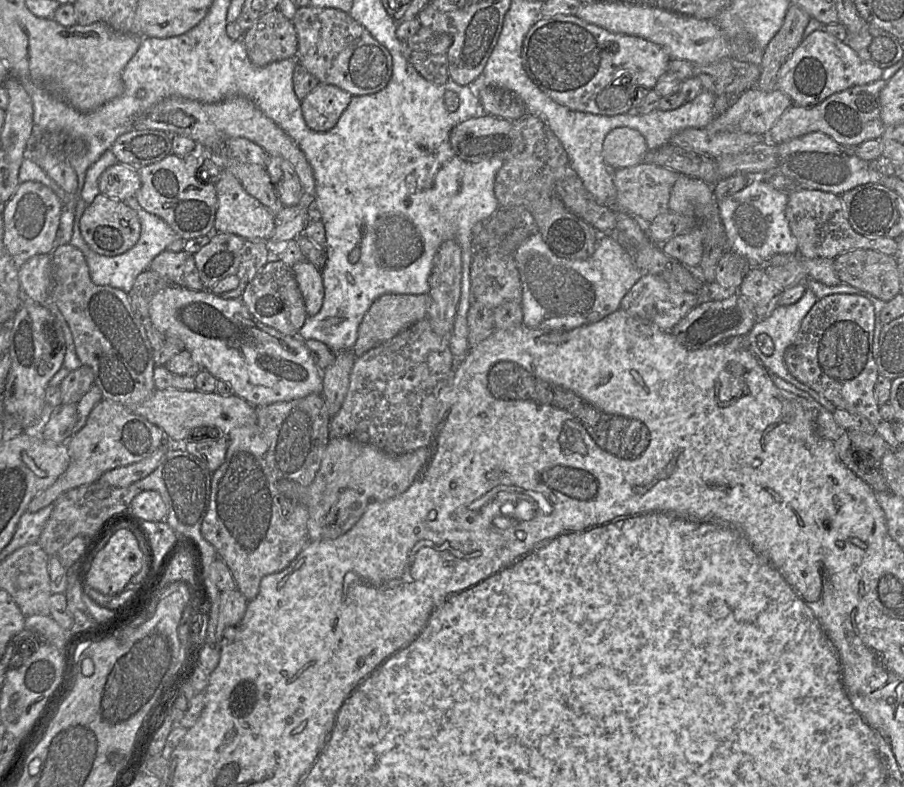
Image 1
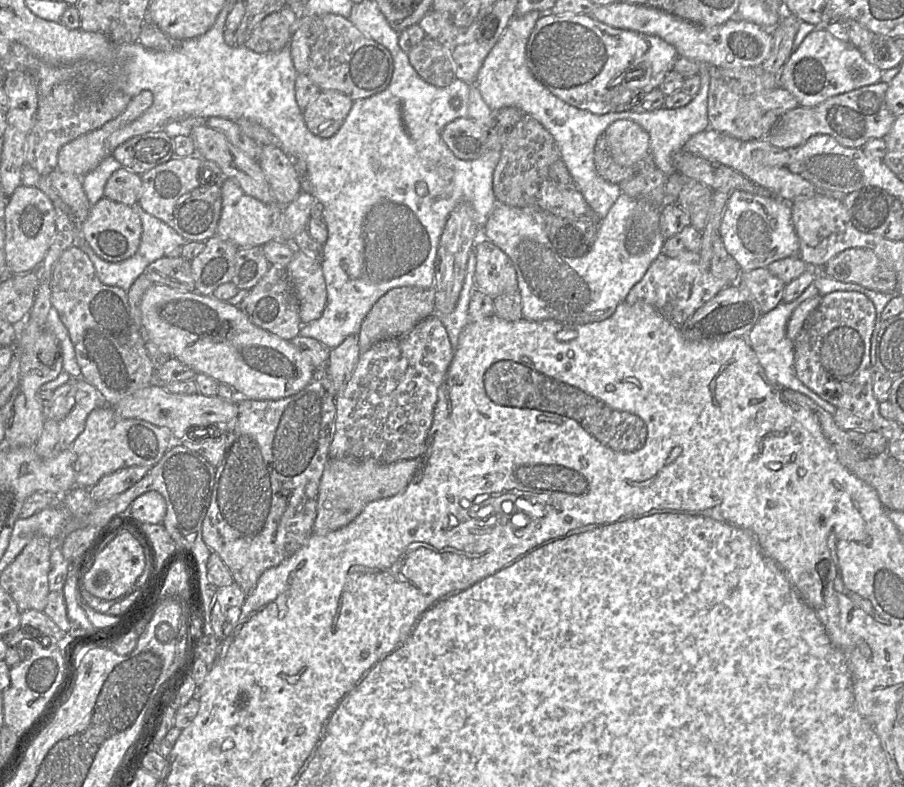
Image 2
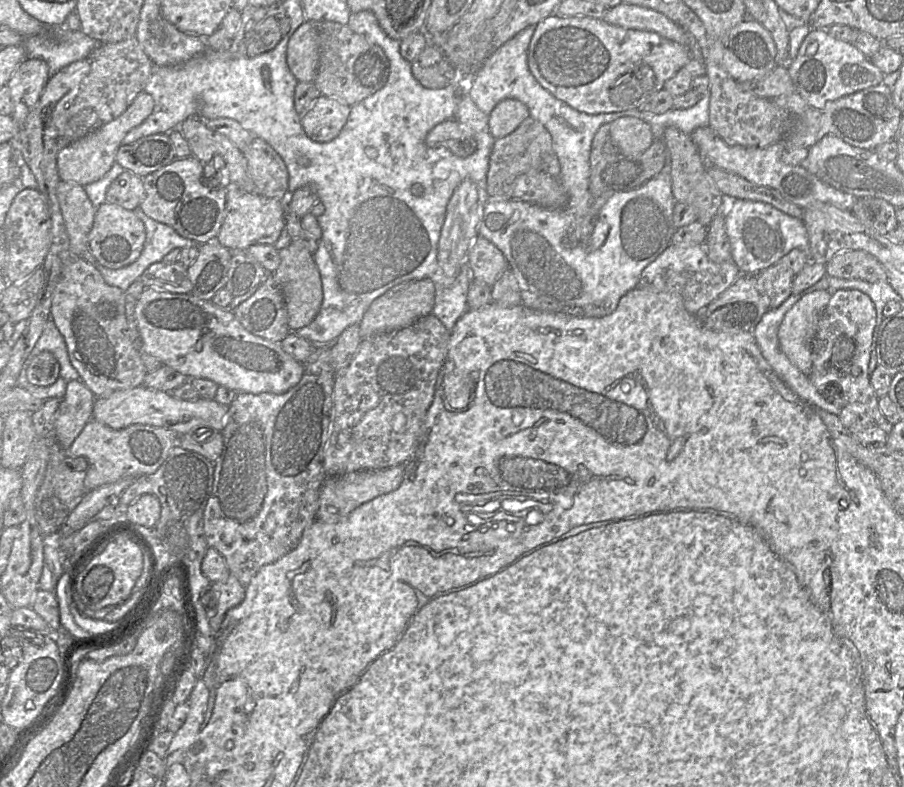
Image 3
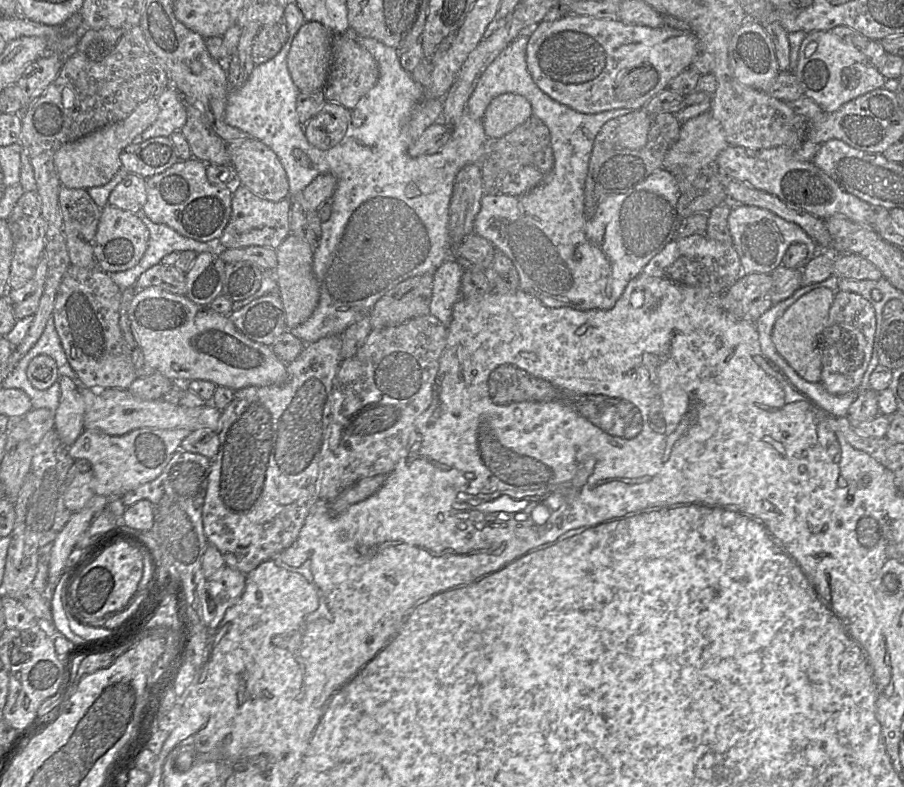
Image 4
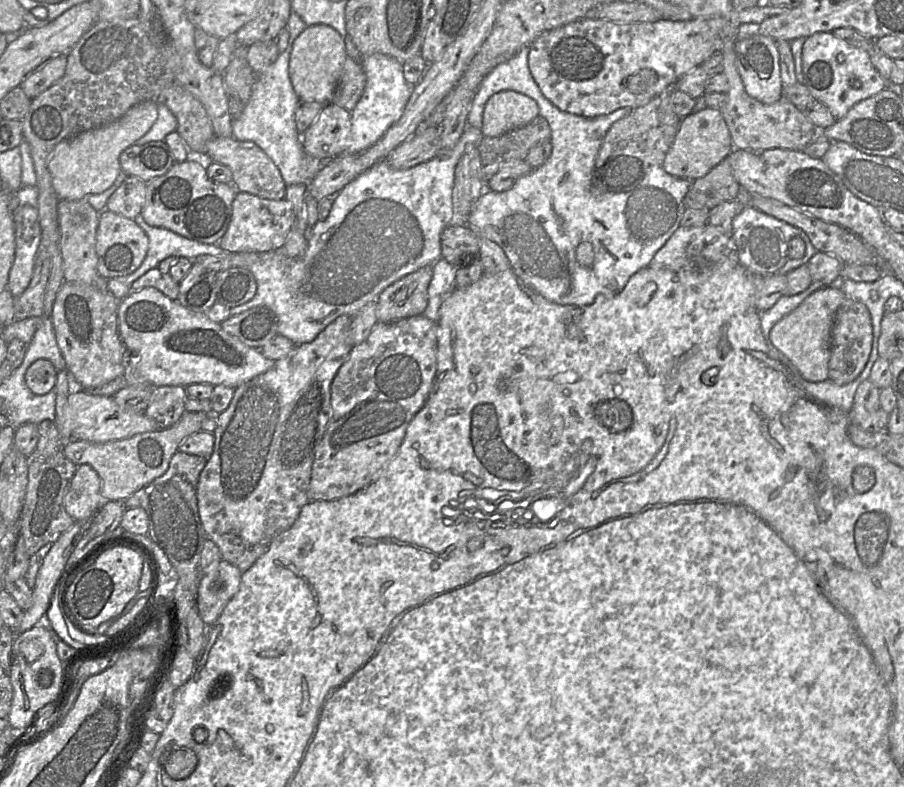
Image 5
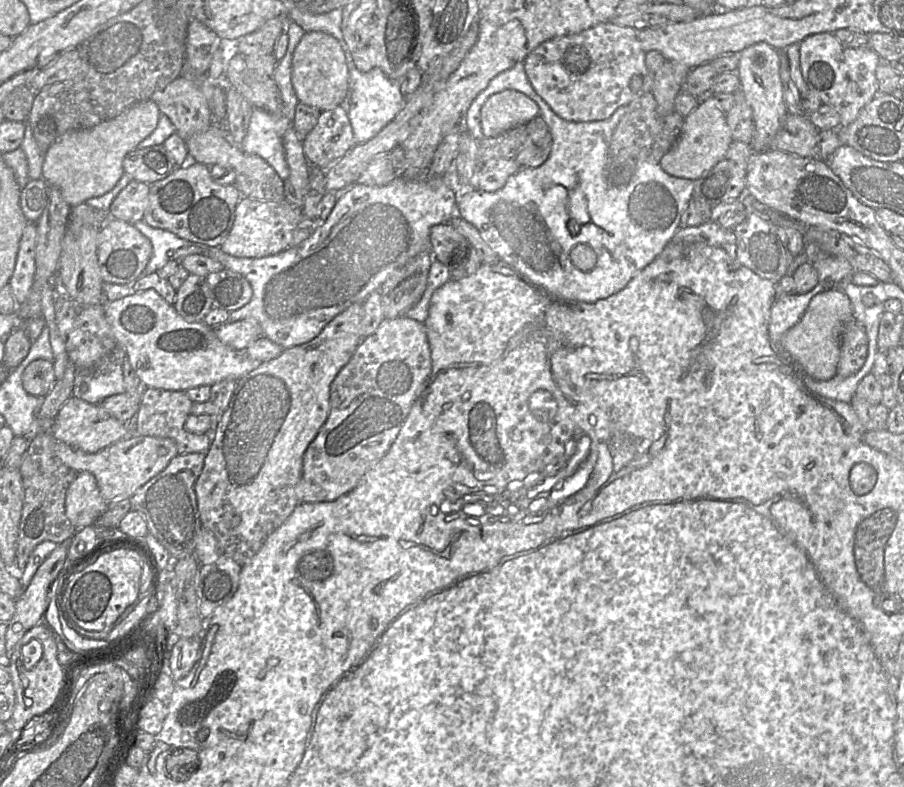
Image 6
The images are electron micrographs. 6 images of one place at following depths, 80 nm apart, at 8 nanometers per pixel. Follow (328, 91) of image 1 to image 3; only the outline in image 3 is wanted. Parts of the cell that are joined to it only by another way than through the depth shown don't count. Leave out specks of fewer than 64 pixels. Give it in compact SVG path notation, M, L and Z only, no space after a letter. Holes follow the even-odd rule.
M320 95L301 119L306 135L318 143L335 139L346 124L351 107L324 95Z

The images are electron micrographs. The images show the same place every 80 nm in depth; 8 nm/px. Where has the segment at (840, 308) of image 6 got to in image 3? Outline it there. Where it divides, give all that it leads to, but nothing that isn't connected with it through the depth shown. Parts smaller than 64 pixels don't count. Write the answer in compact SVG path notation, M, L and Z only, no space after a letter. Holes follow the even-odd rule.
M820 289L803 295L785 313L778 328L781 351L806 376L812 367L811 342L831 294Z

